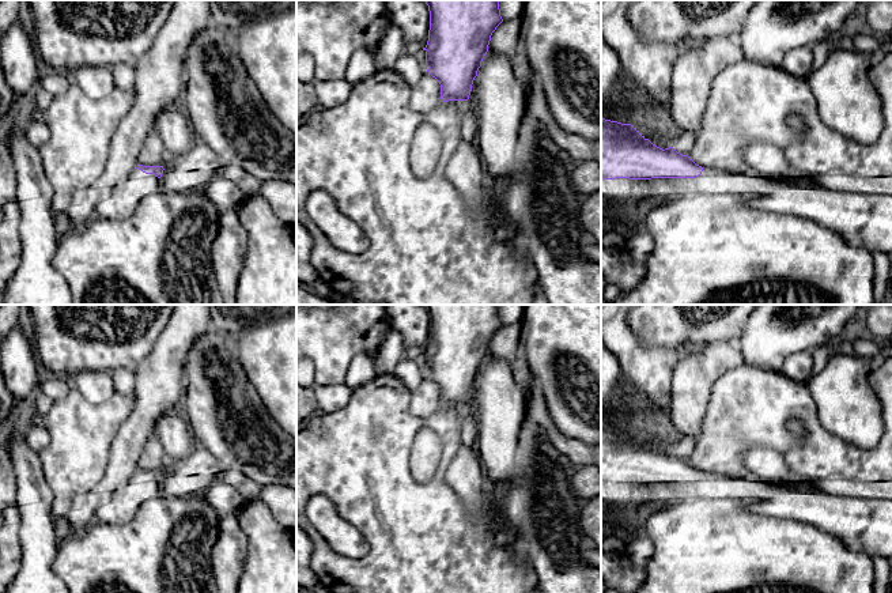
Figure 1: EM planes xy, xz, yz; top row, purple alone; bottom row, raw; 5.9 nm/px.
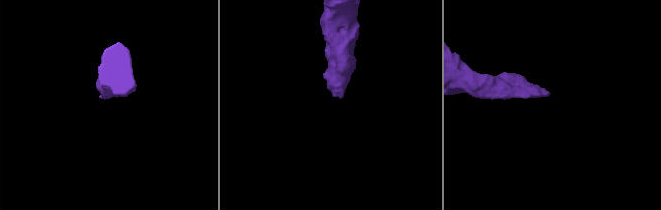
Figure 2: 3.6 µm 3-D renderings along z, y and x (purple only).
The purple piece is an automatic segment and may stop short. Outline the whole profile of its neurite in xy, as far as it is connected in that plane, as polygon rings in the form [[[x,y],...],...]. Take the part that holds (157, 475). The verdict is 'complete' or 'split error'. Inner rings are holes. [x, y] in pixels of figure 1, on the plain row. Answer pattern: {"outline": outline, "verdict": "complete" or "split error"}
{"outline": [[[137,469],[126,483],[106,494],[95,511],[95,521],[116,525],[132,521],[145,501],[160,495],[163,475],[163,471]]], "verdict": "split error"}

